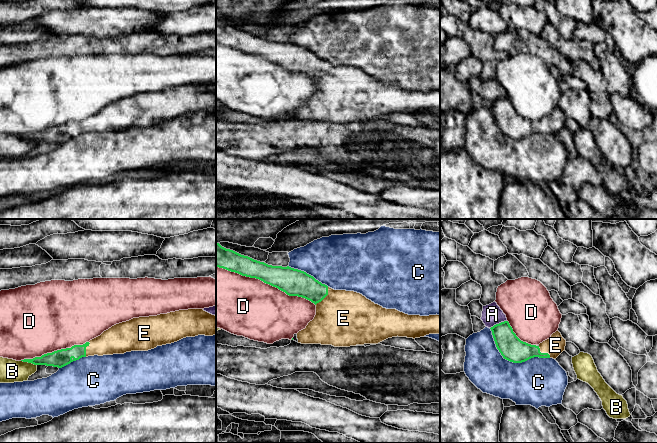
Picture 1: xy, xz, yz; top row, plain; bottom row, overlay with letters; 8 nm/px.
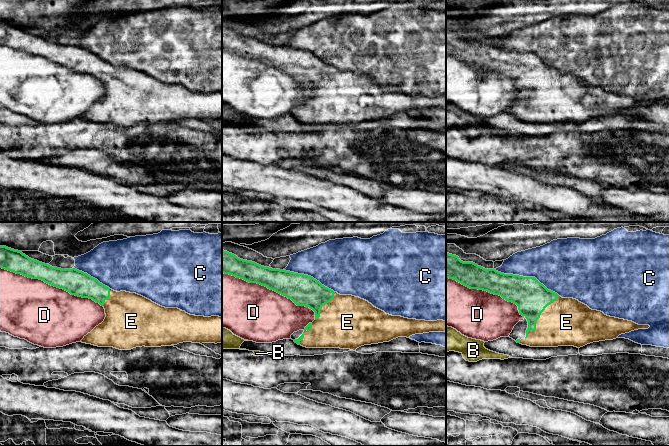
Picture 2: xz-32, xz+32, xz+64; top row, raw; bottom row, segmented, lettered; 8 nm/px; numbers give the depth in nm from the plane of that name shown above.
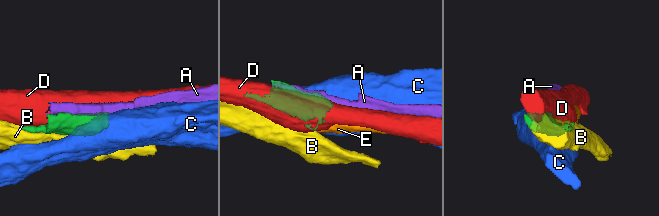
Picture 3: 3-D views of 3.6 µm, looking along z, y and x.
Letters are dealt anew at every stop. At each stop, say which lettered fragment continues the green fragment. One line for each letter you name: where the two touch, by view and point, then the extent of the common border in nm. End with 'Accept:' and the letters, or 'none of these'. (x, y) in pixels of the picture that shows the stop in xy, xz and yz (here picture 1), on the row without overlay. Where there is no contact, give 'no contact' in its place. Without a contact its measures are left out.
E: contact xz (324, 73); length 180 nm
Accept: E

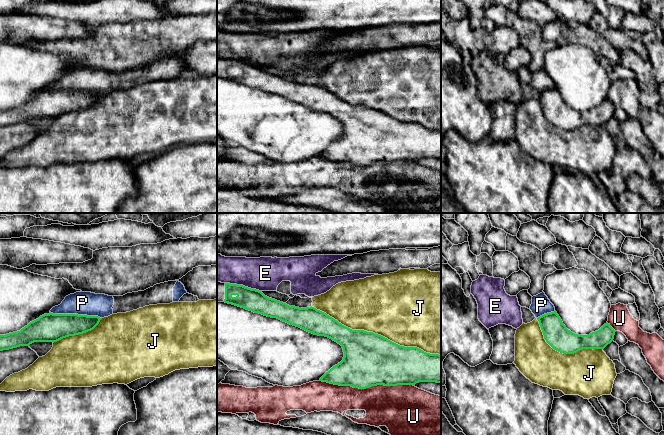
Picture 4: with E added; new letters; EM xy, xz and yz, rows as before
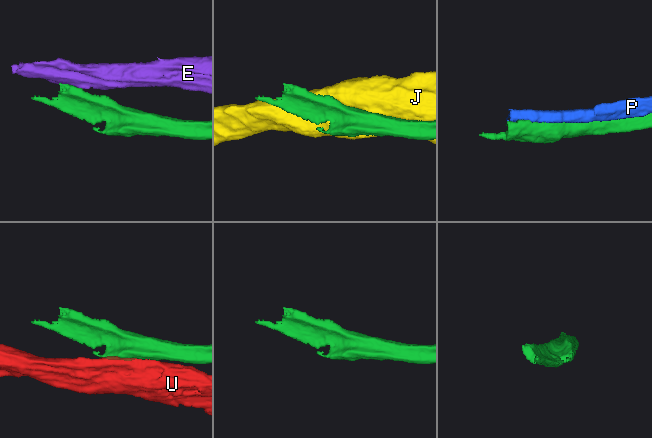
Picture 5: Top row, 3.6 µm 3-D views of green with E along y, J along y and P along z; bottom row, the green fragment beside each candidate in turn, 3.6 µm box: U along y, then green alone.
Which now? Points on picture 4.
Accept: none of these

